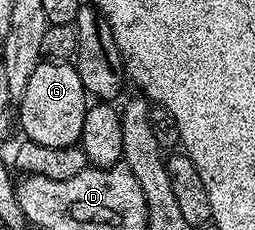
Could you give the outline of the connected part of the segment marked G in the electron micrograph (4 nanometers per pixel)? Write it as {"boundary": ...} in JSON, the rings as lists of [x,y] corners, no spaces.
{"boundary":[[[42,60],[35,72],[31,72],[31,80],[27,80],[27,88],[21,93],[19,105],[21,130],[28,141],[47,144],[47,148],[63,148],[80,143],[87,95],[77,75],[76,65]]]}

